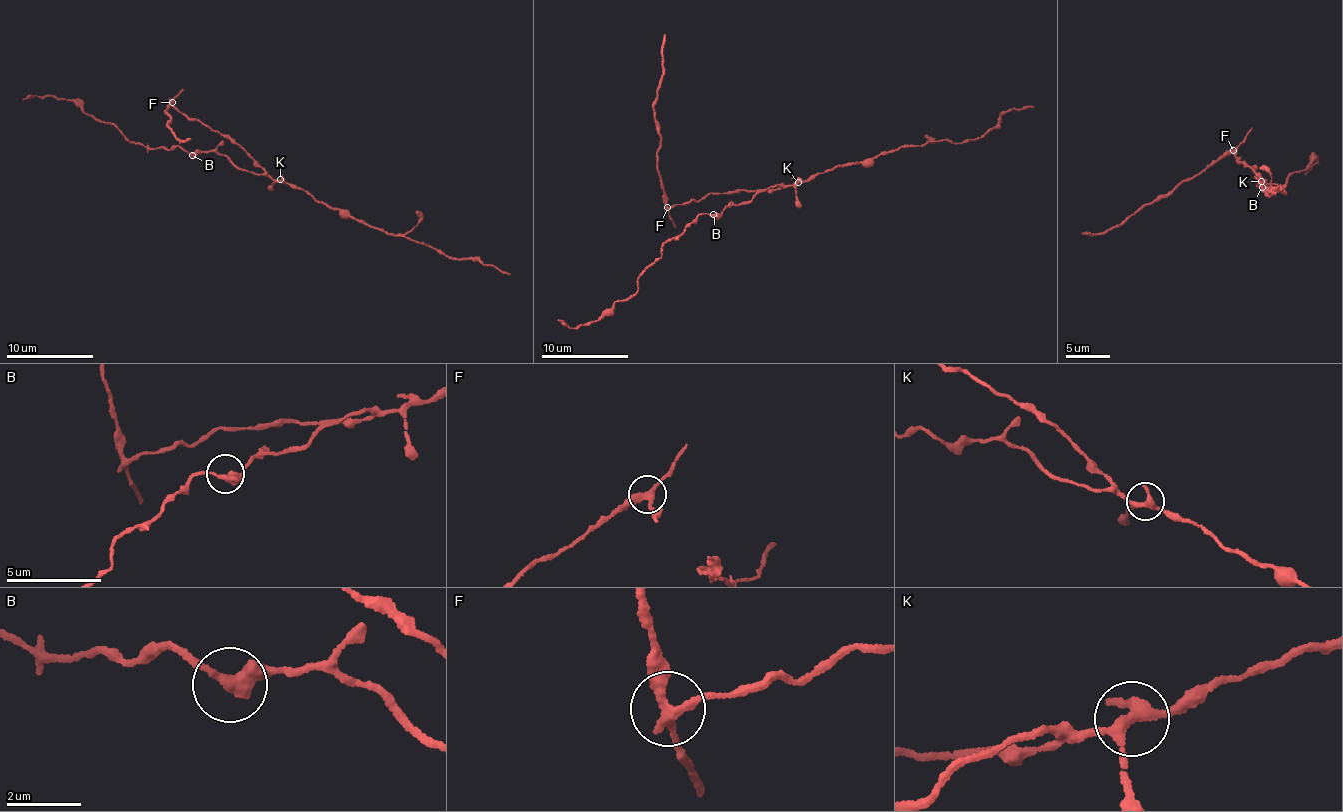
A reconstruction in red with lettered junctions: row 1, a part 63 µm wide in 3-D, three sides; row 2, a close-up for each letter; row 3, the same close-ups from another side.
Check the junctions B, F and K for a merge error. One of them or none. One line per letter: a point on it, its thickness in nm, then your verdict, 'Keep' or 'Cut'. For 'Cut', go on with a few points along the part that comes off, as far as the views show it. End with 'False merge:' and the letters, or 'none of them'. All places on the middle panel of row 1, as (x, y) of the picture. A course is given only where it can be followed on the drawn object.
B: Place: (713, 214). Thickness 360 nm. Keep
F: Place: (667, 207). Thickness 280 nm. Cut. Course of the part to remove: (667, 208), (658, 169), (661, 141), (652, 106), (663, 67), (665, 35)
K: Place: (798, 182). Thickness 280 nm. Keep
False merge: F

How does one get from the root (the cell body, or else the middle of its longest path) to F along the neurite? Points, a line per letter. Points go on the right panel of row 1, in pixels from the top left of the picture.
F: (1259, 180), (1259, 176), (1251, 168), (1236, 163), (1238, 158), (1235, 161), (1234, 151)

